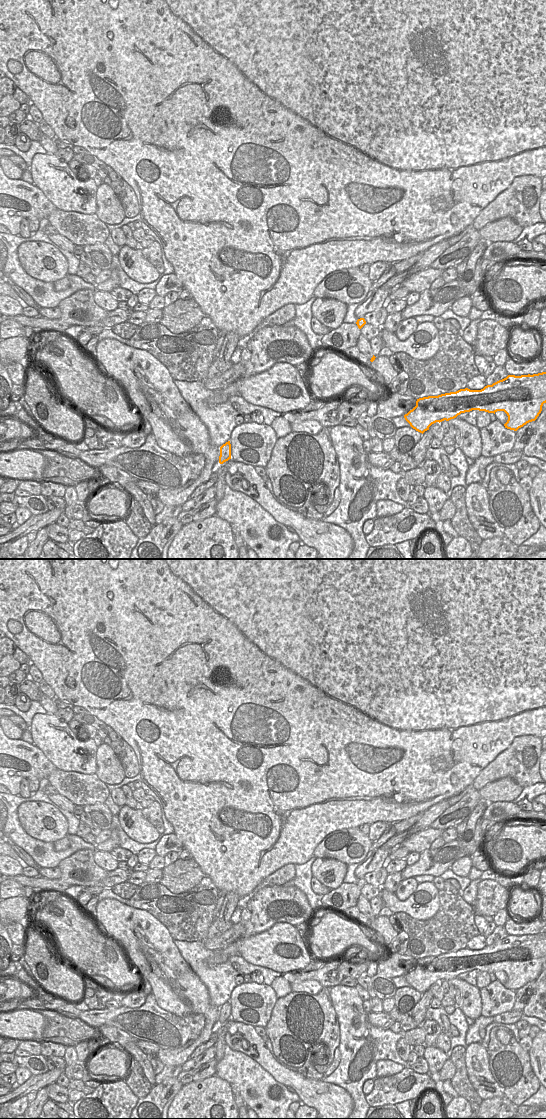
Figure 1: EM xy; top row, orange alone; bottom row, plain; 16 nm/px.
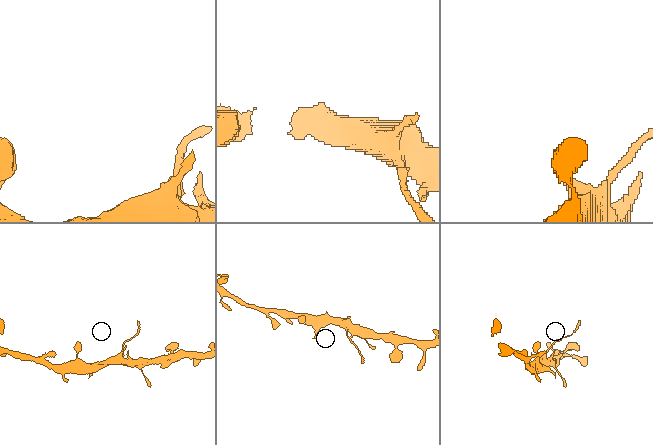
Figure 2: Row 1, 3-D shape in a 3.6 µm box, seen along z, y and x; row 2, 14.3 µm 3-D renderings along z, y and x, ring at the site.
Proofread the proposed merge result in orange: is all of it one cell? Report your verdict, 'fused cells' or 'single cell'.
fused cells

